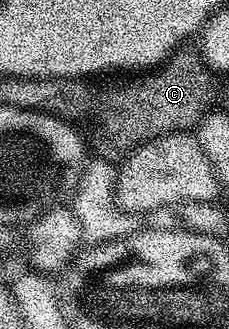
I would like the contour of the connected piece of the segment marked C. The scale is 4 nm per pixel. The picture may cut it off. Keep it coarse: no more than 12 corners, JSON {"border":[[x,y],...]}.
{"border":[[177,51],[96,104],[99,159],[199,125],[213,73]]}

